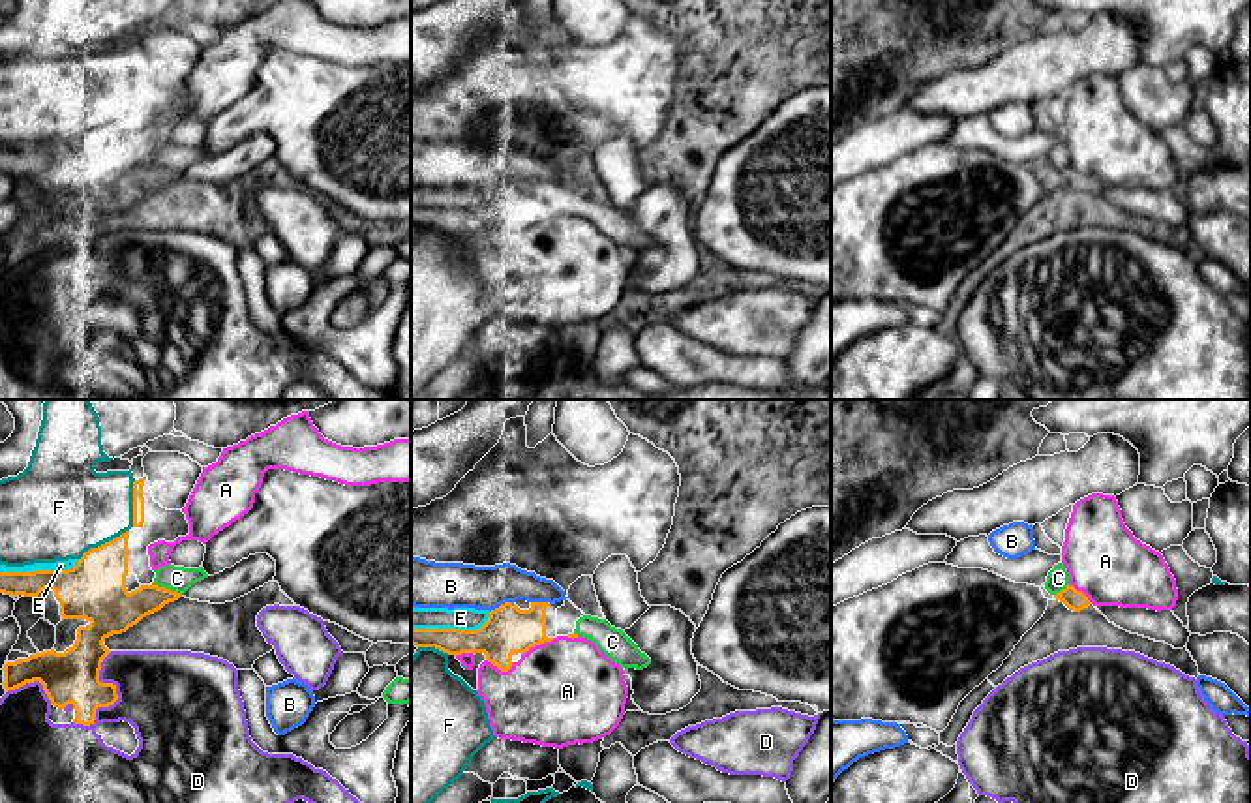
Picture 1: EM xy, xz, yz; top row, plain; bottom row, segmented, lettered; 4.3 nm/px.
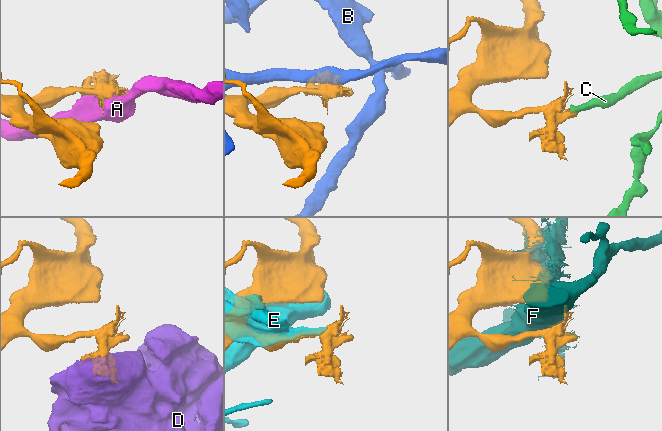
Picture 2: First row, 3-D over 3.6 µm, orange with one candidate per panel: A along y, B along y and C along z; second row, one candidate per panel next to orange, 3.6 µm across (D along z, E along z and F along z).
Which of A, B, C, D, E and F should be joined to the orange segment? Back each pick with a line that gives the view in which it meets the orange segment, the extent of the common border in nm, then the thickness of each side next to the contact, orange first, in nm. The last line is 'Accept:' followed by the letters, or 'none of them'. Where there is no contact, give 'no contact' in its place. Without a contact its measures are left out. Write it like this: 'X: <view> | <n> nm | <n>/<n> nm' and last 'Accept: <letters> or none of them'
Accept: none of them

